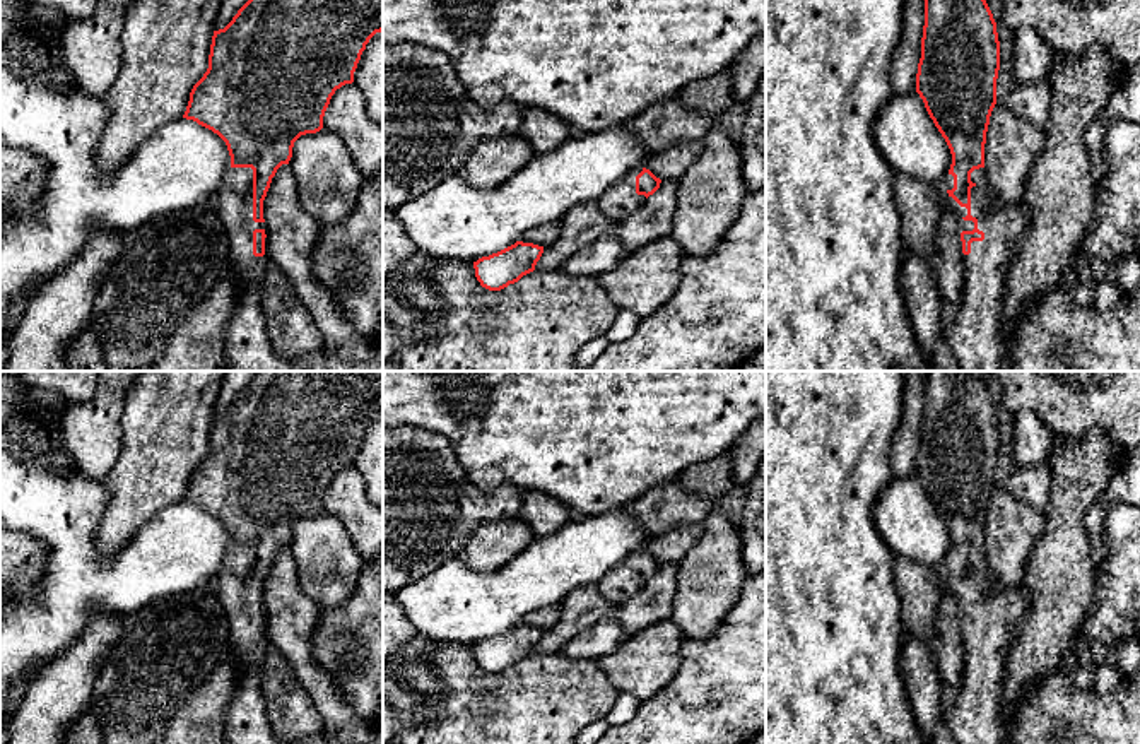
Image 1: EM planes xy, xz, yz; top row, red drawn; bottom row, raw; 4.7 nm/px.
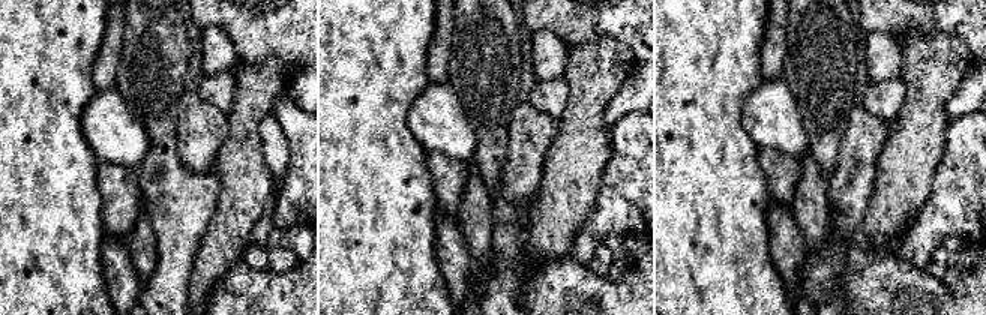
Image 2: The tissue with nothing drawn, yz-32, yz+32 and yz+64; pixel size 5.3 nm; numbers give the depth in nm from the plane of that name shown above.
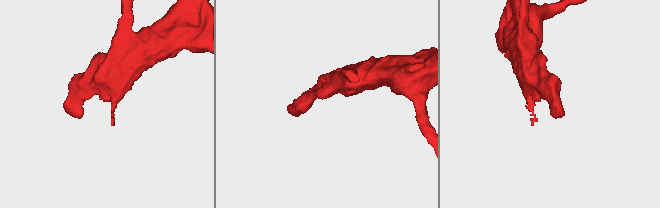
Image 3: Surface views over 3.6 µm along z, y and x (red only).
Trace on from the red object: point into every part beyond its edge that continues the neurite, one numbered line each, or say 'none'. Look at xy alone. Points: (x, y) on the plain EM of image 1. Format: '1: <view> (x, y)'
1: xy (245, 722)

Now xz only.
1: xz (621, 584)

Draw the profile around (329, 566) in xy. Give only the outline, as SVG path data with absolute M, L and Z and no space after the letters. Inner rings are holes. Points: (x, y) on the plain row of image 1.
M330 513L301 518L289 551L303 592L320 607L340 605L356 590L364 559L344 523Z

